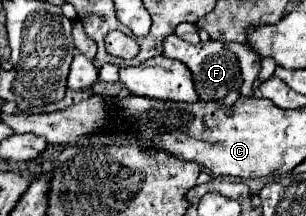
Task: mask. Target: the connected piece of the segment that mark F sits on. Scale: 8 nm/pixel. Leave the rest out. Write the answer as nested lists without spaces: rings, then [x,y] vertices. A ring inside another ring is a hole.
[[[175,34],[165,38],[165,56],[181,60],[193,74],[193,84],[201,100],[223,100],[231,90],[239,90],[243,86],[243,76],[239,68],[239,60],[233,52],[229,52],[223,42],[201,42],[201,44],[189,44]]]

